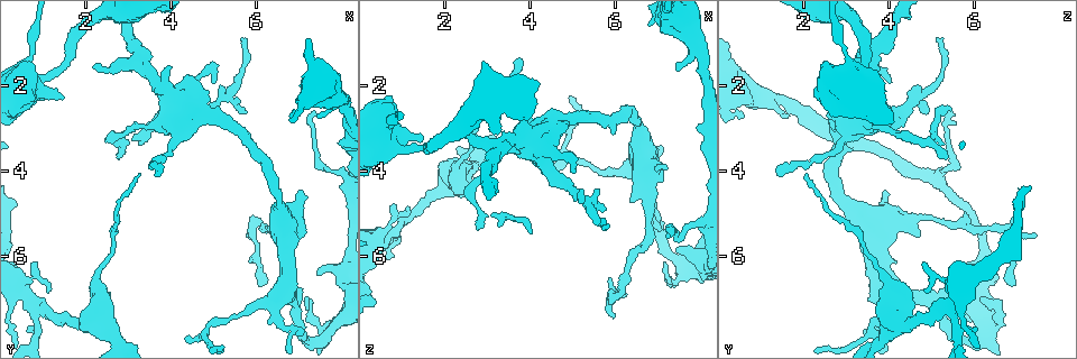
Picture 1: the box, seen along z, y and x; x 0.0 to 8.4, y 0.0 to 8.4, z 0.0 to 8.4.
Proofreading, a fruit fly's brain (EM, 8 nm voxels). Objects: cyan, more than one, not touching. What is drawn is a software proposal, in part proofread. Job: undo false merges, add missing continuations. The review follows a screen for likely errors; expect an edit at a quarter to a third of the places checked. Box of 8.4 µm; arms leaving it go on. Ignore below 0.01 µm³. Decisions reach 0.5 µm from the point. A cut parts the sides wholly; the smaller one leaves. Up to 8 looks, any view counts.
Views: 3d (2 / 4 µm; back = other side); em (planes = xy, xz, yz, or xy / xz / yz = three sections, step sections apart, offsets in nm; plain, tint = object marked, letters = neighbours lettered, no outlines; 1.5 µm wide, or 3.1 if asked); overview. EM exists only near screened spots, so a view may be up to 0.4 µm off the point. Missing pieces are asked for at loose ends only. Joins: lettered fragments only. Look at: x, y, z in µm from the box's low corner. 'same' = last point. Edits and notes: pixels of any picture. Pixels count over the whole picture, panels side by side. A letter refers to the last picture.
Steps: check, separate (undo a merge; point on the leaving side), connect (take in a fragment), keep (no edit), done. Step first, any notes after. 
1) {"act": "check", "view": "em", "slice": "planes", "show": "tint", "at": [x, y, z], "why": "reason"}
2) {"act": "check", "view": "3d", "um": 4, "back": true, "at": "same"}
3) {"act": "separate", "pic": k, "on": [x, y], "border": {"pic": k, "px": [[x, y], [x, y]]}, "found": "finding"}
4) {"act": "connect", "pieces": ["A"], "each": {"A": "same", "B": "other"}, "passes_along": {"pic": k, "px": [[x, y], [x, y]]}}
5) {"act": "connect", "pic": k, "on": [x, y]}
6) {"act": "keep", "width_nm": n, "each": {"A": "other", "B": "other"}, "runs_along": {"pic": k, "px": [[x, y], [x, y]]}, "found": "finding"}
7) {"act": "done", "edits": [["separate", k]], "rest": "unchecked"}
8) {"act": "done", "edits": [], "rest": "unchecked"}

{"act": "check", "view": "em", "slice": "planes", "show": "letters", "at": [5.00, 1.95, 4.05]}

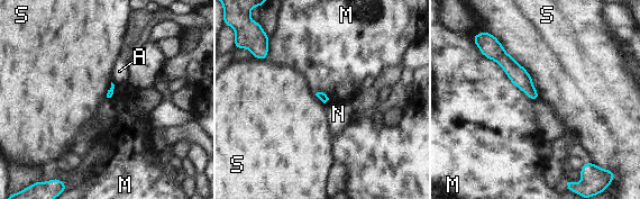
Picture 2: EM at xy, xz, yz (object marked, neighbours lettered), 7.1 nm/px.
{"act": "keep", "each": {"A": "other", "M": "other", "N": "other", "S": "other"}, "runs_along": {"pic": 2, "px": [[495, 48], [536, 97]]}, "found": "no lettered fragment goes on from it"}

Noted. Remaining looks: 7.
{"act": "check", "view": "3d", "um": 4, "at": [3.25, 4.10, 2.10], "why": "free end"}

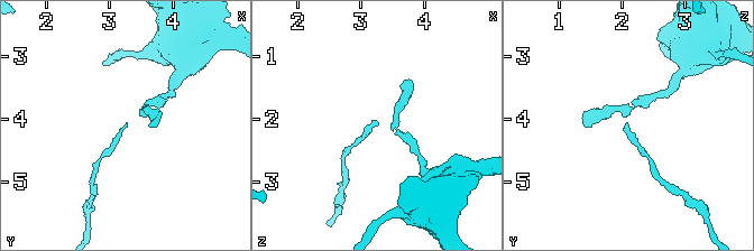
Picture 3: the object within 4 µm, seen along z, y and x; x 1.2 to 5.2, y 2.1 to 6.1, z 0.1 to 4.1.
{"act": "check", "view": "em", "slice": "planes", "show": "letters", "at": [3.25, 4.05, 2.05]}

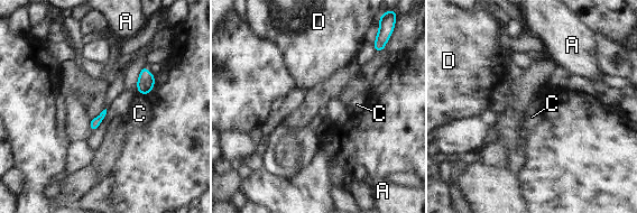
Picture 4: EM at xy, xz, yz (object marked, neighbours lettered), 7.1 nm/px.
{"act": "keep", "each": {"A": "other", "C": "other", "D": "other"}, "border": {"pic": 4, "px": [[138, 92], [146, 95]]}, "found": "no lettered fragment goes on from it"}

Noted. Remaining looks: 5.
{"act": "check", "view": "em", "slice": "planes", "show": "letters", "at": [4.05, 2.55, 5.45], "why": "thin end"}

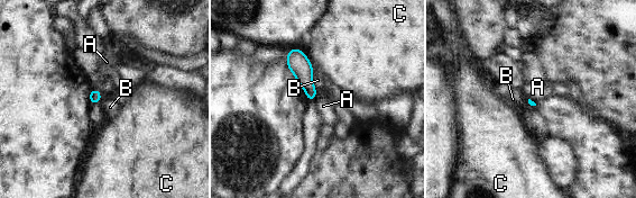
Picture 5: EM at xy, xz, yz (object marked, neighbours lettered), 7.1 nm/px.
{"act": "keep", "each": {"A": "other", "B": "other", "C": "other"}, "border": {"pic": 5, "px": [[94, 88], [101, 93]]}, "found": "no lettered fragment goes on from it"}

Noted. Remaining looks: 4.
{"act": "done", "edits": [], "rest": "unchecked"}

